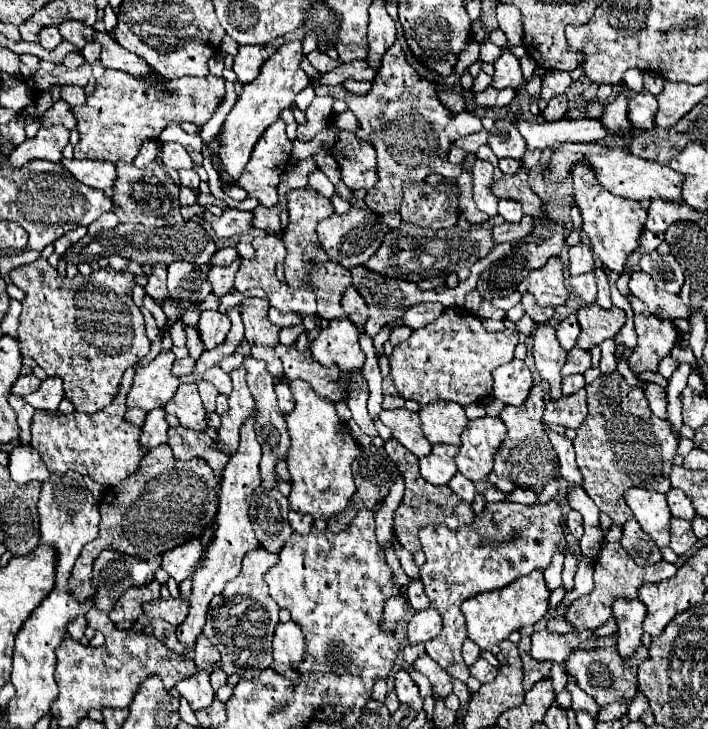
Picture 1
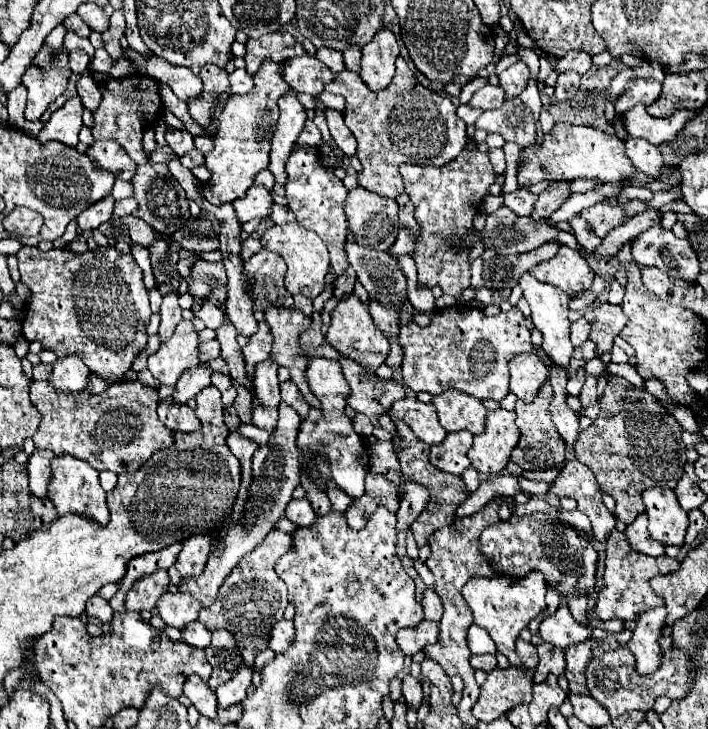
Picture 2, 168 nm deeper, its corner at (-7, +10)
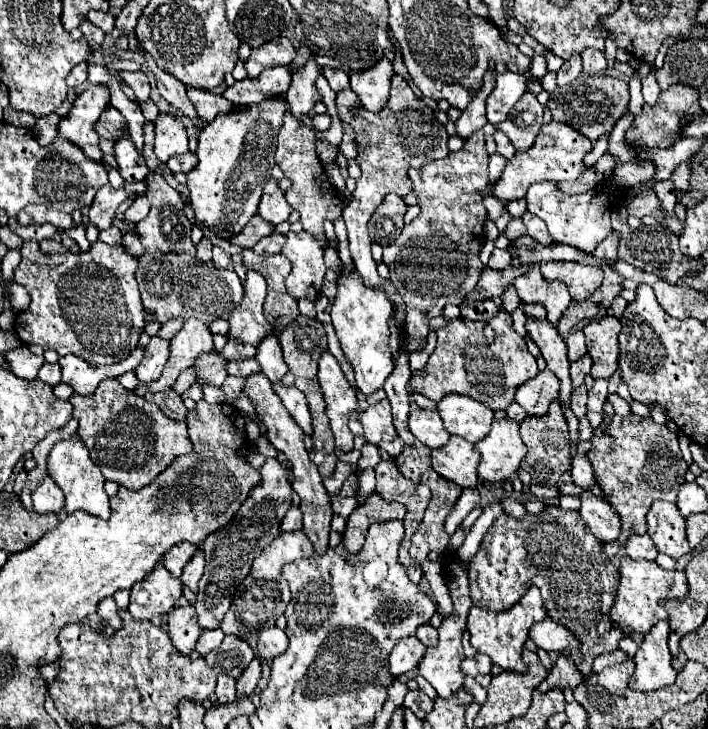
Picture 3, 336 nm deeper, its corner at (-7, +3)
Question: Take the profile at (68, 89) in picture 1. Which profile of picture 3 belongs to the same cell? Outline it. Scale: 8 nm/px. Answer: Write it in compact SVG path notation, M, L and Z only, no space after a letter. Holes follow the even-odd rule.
M110 106L108 112L104 112L104 116L100 116L100 120L96 124L96 132L100 138L116 142L126 134L126 120L114 106Z

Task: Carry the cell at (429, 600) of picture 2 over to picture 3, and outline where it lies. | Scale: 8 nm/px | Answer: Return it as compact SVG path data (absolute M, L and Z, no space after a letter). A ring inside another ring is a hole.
M422 624L416 632L416 638L424 644L424 646L436 646L438 644L438 632L436 628L432 628L430 624Z

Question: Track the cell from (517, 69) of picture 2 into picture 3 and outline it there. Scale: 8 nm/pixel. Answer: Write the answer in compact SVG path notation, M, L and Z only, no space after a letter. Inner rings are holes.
M504 72L496 76L496 88L486 100L486 118L490 124L496 126L502 120L506 120L510 108L524 94L526 80L528 80L526 76L516 76L512 72Z

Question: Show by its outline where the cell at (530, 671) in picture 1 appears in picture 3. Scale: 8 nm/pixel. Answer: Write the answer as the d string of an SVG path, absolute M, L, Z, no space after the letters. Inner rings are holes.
M560 656L552 668L552 672L548 674L548 678L538 686L540 692L548 692L552 688L576 688L578 684L584 682L582 672L576 668L576 664L570 658Z

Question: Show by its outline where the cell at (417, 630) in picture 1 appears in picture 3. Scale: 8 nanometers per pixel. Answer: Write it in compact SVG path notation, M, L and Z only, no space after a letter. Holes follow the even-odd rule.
M414 636L400 640L400 644L396 644L396 648L392 650L388 662L392 678L398 678L400 674L414 670L420 664L424 652L426 652L424 644L420 644L420 640L416 640Z

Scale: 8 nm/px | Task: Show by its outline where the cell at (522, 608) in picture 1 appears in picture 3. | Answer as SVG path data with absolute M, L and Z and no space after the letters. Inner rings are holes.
M530 588L520 604L514 604L510 610L506 612L488 612L484 608L472 606L470 614L468 614L468 632L472 632L470 644L480 652L492 658L494 664L498 664L502 670L512 670L512 672L526 672L526 664L522 662L522 650L524 650L524 642L528 640L528 630L546 618L546 608L540 596L538 588Z

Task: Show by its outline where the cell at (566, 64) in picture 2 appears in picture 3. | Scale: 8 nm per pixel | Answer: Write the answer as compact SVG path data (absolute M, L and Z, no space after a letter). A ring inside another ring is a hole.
M594 48L584 50L582 60L584 60L584 72L588 72L588 74L602 74L608 68L604 52L594 50Z

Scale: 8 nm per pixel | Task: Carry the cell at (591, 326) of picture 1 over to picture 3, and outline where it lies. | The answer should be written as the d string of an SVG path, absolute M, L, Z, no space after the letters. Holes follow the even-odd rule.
M606 316L598 322L590 322L582 328L586 334L588 354L594 360L590 376L596 378L610 378L618 370L618 334L620 334L620 320L614 316Z

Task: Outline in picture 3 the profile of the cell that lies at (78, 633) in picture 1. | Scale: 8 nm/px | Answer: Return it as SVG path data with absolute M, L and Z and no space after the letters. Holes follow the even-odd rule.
M110 596L104 598L104 600L100 602L98 614L100 614L114 630L120 630L120 628L122 628L122 620L120 620L120 616L118 616L118 606L116 606L114 598L110 598Z

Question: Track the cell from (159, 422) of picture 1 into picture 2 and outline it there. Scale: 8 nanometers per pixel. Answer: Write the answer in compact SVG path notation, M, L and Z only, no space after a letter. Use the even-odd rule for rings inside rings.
M202 365L188 369L188 373L180 375L180 379L178 379L176 387L174 387L172 399L176 403L186 403L188 399L196 397L196 393L200 393L200 389L210 385L210 375L212 375L212 371L202 367Z

